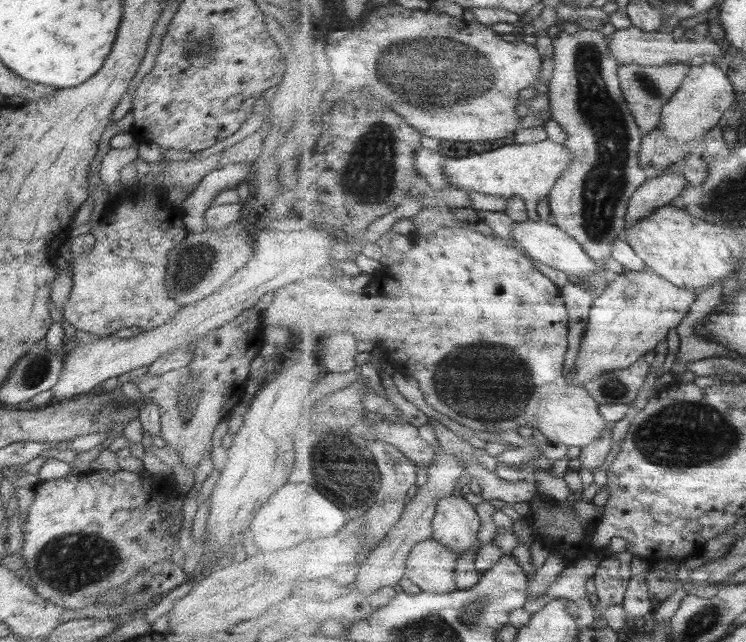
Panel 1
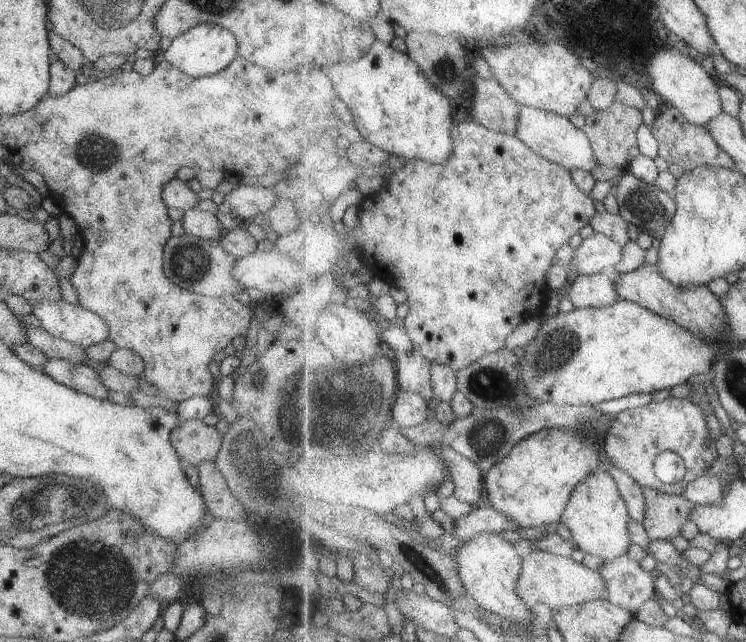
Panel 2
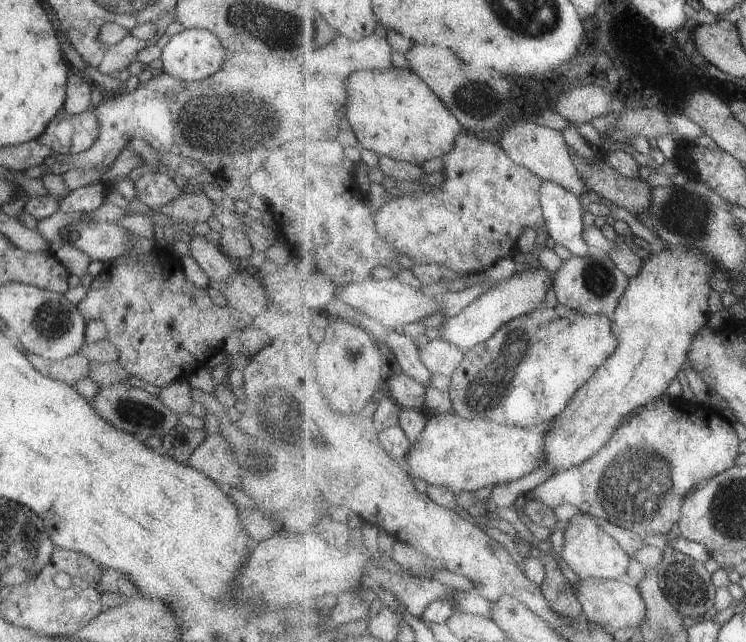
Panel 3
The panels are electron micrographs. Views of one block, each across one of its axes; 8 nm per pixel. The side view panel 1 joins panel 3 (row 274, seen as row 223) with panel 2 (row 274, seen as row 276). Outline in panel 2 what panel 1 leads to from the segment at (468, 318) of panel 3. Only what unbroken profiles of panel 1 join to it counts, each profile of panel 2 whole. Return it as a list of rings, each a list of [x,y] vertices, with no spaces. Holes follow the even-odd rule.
[[[595,233],[581,242],[574,252],[573,260],[567,271],[575,270],[577,276],[593,273],[611,272],[623,260],[624,248],[616,240],[603,233]]]

